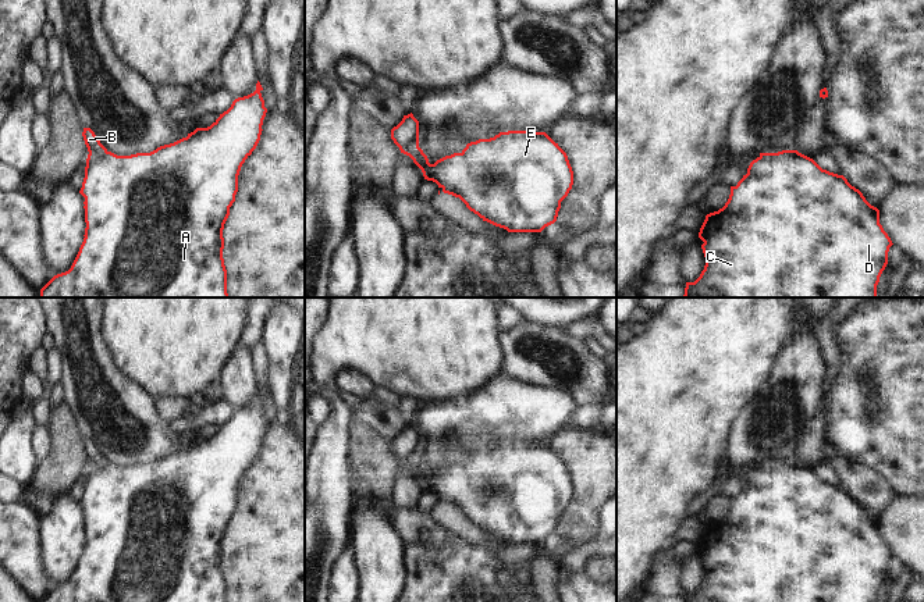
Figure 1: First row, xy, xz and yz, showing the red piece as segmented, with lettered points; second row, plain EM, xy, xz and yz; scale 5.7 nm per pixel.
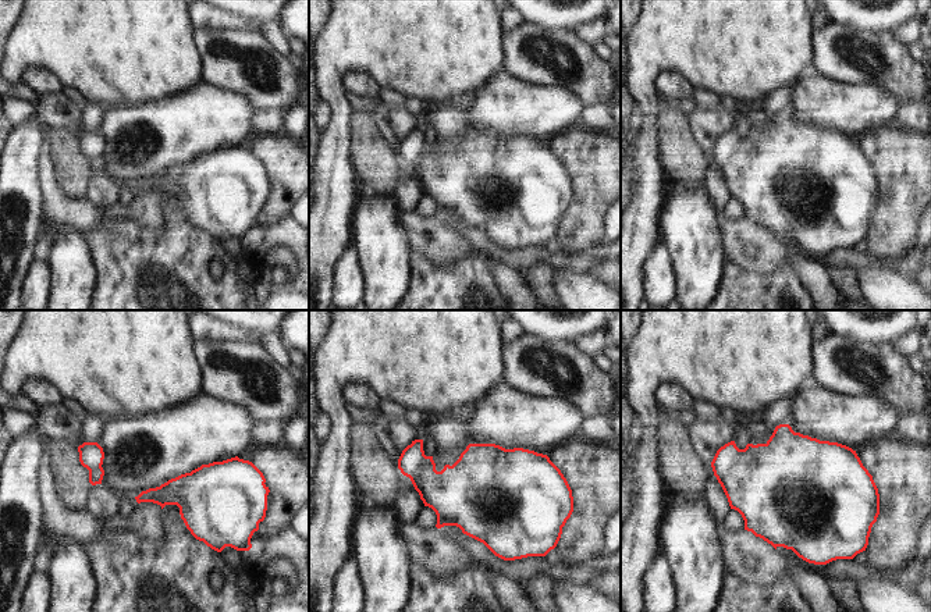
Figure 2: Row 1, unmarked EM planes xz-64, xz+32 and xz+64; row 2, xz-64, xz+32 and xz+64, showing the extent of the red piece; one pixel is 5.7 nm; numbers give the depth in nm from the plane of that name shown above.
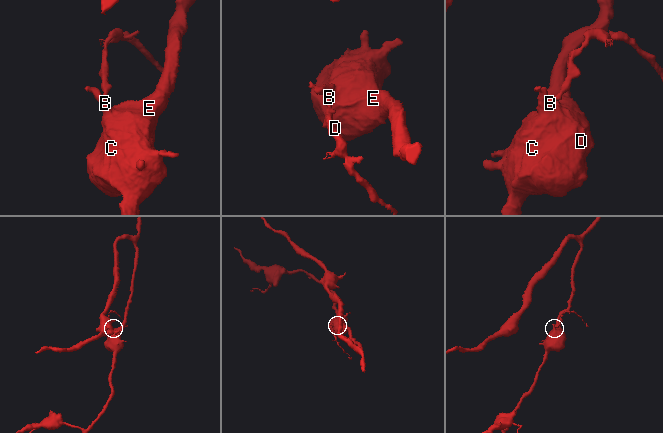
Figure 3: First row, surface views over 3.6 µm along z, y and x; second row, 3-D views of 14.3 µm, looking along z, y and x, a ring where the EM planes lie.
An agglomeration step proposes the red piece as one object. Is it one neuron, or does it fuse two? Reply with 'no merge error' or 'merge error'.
merge error

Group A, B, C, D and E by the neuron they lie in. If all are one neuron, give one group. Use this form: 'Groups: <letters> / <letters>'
Groups: A C D E / B.

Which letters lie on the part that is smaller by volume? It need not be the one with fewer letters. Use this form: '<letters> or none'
B

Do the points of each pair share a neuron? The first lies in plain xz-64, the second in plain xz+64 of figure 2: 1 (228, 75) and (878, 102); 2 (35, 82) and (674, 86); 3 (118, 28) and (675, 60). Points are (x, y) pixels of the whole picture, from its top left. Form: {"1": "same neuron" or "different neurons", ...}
{"1": "different neurons", "2": "same neuron", "3": "same neuron"}

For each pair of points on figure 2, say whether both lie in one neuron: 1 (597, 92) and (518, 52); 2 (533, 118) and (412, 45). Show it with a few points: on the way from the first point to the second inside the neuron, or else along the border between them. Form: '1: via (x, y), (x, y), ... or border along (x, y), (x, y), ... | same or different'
1: via (578, 86), (565, 86), (537, 63) | same
2: border along (501, 71), (476, 92) | different

